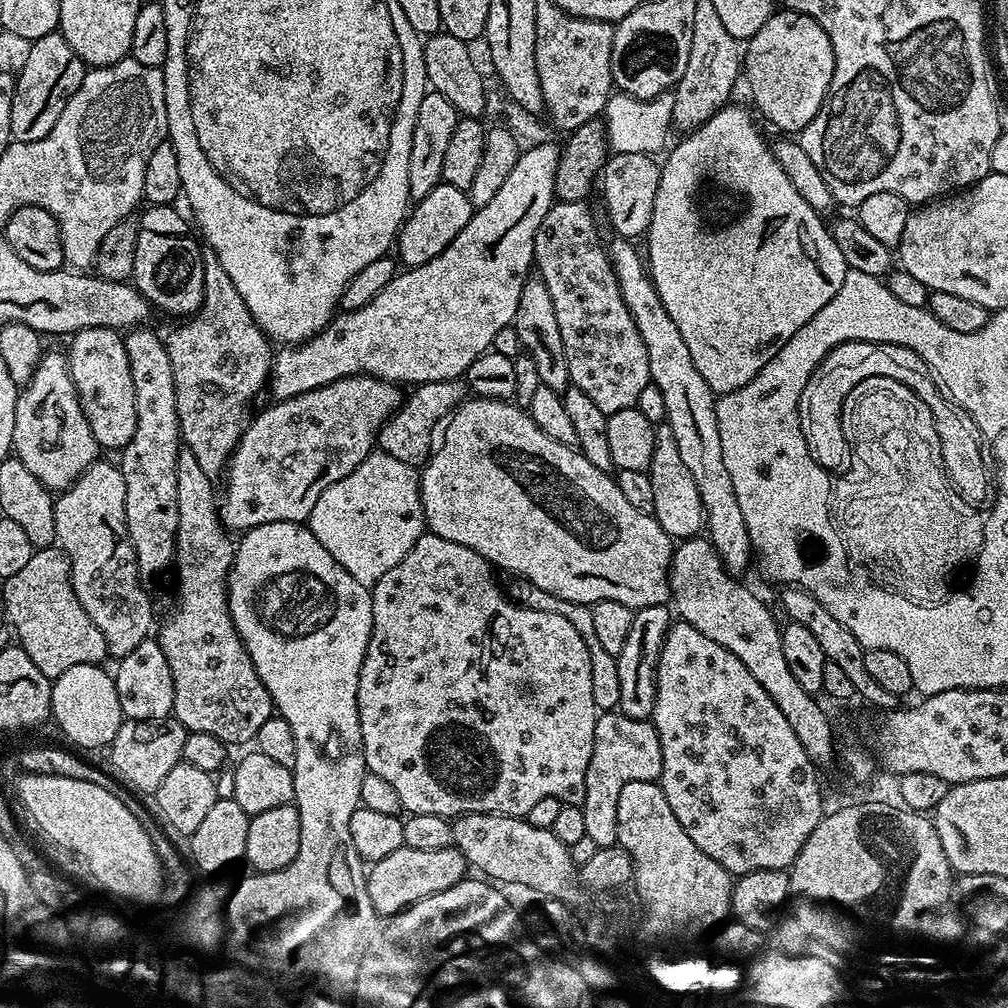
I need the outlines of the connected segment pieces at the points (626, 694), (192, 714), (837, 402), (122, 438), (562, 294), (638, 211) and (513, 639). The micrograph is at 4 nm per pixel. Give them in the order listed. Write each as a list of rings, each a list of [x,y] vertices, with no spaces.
[[[665,605],[646,606],[635,609],[630,626],[630,635],[626,637],[626,646],[622,654],[615,658],[618,662],[619,711],[630,718],[646,720],[651,717],[656,697],[656,667],[664,639],[674,623],[674,616]]]
[[[181,447],[178,454],[178,530],[176,531],[176,558],[174,561],[174,573],[176,572],[176,609],[169,614],[164,620],[164,625],[160,628],[158,639],[162,646],[162,654],[166,654],[166,662],[170,662],[170,672],[174,678],[174,706],[172,707],[172,716],[183,728],[189,732],[201,732],[202,734],[214,734],[225,746],[233,746],[232,744],[244,744],[255,741],[258,730],[262,724],[274,716],[274,705],[270,694],[266,690],[266,686],[262,682],[262,678],[258,678],[258,670],[254,670],[254,662],[250,662],[250,654],[246,650],[246,646],[242,642],[242,638],[238,634],[238,630],[232,621],[232,615],[228,609],[228,575],[232,569],[232,558],[234,555],[234,540],[230,535],[229,529],[225,528],[224,523],[220,521],[218,513],[218,492],[212,489],[214,484],[213,477],[206,474],[206,470],[202,470],[202,466],[198,466],[198,458],[194,458],[194,454],[190,454],[190,450]]]
[[[851,340],[839,344],[837,348],[830,350],[830,354],[826,354],[824,361],[810,374],[810,382],[806,382],[806,390],[802,390],[800,399],[800,429],[814,462],[818,462],[818,466],[826,470],[840,470],[847,465],[848,443],[840,425],[842,406],[850,390],[854,390],[858,382],[875,376],[902,382],[910,390],[914,390],[914,394],[918,394],[918,398],[922,398],[926,406],[930,406],[930,414],[934,418],[938,442],[944,455],[944,472],[948,475],[948,483],[961,500],[973,500],[980,504],[987,498],[988,492],[990,496],[990,468],[986,463],[984,445],[974,418],[970,418],[966,410],[948,399],[921,356],[914,354],[914,350],[897,344],[873,344],[866,340]]]
[[[87,328],[75,333],[71,340],[72,345],[66,348],[68,369],[74,378],[74,386],[80,396],[80,405],[84,407],[84,413],[90,422],[90,430],[94,434],[96,443],[101,449],[123,450],[130,442],[130,438],[134,438],[136,419],[138,418],[136,399],[134,398],[134,378],[126,354],[124,336],[114,328]]]
[[[583,200],[553,203],[534,238],[534,268],[546,282],[546,290],[550,290],[554,302],[554,314],[558,314],[571,387],[585,392],[598,405],[598,410],[611,414],[636,406],[638,394],[642,394],[650,382],[650,358],[646,358],[646,342],[642,342],[642,334],[638,334],[638,326],[634,326],[634,318],[622,298],[616,271],[612,269],[602,240],[600,244],[600,232],[588,206]]]
[[[612,152],[604,164],[604,171],[598,181],[599,187],[604,187],[604,208],[608,211],[608,220],[617,237],[635,241],[636,236],[643,237],[650,226],[650,214],[654,214],[654,198],[658,195],[660,181],[660,164],[655,155],[646,153]]]
[[[425,531],[424,535],[418,538],[418,542],[414,542],[410,554],[406,554],[406,558],[402,558],[402,562],[398,562],[398,566],[386,570],[386,574],[382,574],[382,578],[378,578],[378,582],[371,585],[372,637],[368,643],[366,658],[362,662],[362,670],[358,678],[358,718],[362,726],[364,766],[368,772],[373,772],[382,778],[386,778],[386,782],[390,782],[390,786],[394,786],[394,791],[398,794],[400,807],[405,813],[438,814],[445,818],[455,818],[457,816],[465,816],[471,812],[489,812],[490,814],[524,818],[527,817],[528,811],[541,798],[558,798],[561,805],[583,805],[586,798],[586,766],[590,766],[590,754],[594,750],[594,726],[596,725],[598,715],[598,709],[594,706],[594,693],[590,683],[590,650],[586,650],[586,642],[582,642],[582,634],[578,634],[578,630],[574,630],[574,626],[570,626],[570,622],[566,622],[566,618],[562,618],[562,614],[530,610],[529,608],[520,607],[519,604],[513,604],[502,591],[502,584],[496,581],[495,574],[497,575],[493,565],[489,564],[486,558],[482,558],[482,554],[470,550],[470,546],[458,546],[458,542],[450,542],[446,538],[438,538],[434,533]]]

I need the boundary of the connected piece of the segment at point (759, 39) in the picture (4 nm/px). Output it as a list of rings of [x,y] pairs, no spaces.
[[[773,11],[766,26],[747,41],[742,72],[745,77],[748,75],[755,111],[774,127],[781,128],[781,133],[798,134],[818,114],[828,93],[830,78],[834,78],[834,46],[830,46],[826,30],[814,18],[801,12],[780,11]]]

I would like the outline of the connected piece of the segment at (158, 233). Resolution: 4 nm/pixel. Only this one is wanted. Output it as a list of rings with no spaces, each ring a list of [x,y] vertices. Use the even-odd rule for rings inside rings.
[[[148,206],[138,216],[138,246],[134,250],[134,287],[148,300],[149,305],[188,318],[200,311],[204,302],[204,253],[193,229],[172,206]]]

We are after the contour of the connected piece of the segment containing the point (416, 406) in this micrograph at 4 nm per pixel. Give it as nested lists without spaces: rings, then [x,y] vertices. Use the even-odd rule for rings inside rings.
[[[443,380],[442,382],[415,385],[409,392],[412,393],[409,396],[407,393],[400,409],[393,416],[389,416],[387,422],[380,427],[378,448],[379,451],[389,452],[394,458],[398,458],[398,462],[420,466],[427,461],[430,455],[428,427],[439,416],[447,417],[452,409],[465,399],[466,388],[460,380]]]

